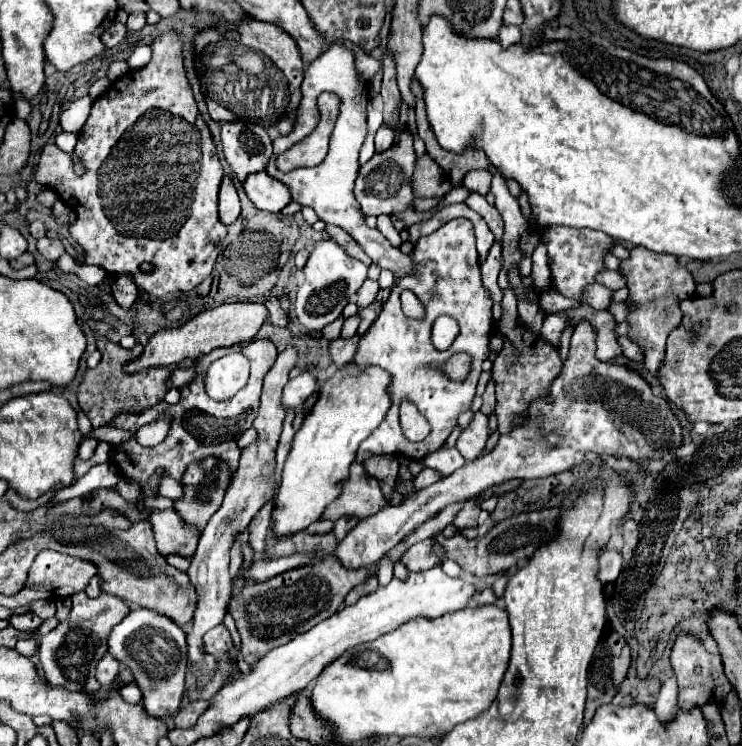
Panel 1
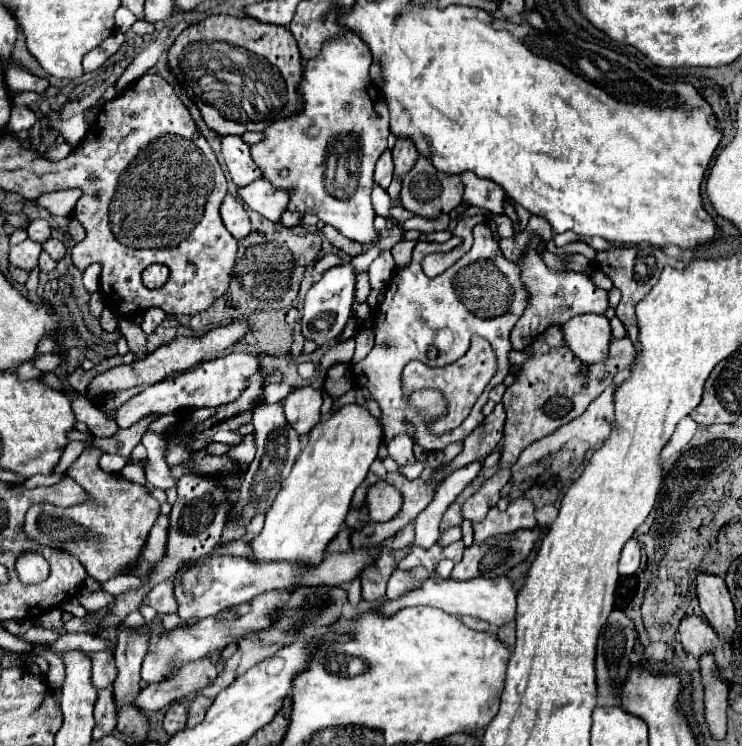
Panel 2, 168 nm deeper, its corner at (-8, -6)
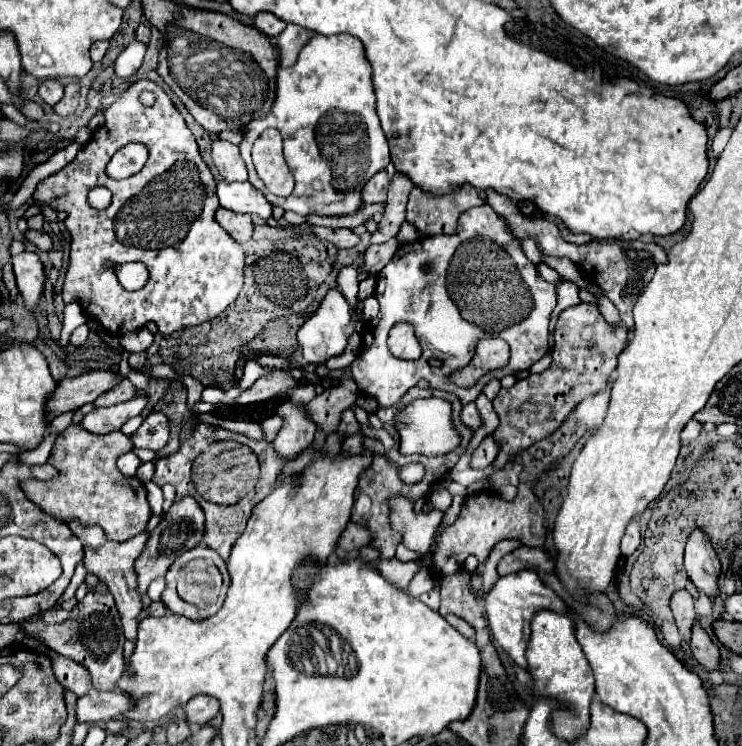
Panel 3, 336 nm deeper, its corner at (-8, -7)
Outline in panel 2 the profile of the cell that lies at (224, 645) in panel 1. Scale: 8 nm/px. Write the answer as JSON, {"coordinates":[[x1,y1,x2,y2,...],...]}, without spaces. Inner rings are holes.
{"coordinates":[[199,659,183,665,171,679,145,685,133,705,141,711,161,711,173,701,181,701,191,691,207,687,217,677,217,667,209,659]]}

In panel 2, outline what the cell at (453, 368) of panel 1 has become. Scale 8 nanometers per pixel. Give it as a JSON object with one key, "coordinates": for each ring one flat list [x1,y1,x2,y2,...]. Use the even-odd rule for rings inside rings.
{"coordinates":[[473,337,471,349,459,361,455,361,451,365,433,369,433,367,427,367,423,363,417,363,417,361,409,363,403,371,403,389,407,393,417,391,417,389,425,389,425,387,435,387,435,389,443,391,443,395,447,397,447,403,449,403,449,413,447,413,447,417,433,423,433,431,435,433,445,433,445,431,453,429,455,425,459,425,469,415,473,403,483,393,483,389,487,387,489,379,495,373,497,373,497,357,493,353,493,347,483,337]]}

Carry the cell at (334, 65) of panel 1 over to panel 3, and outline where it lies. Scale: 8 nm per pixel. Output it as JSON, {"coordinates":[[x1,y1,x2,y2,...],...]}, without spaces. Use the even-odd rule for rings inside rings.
{"coordinates":[[313,34,311,42,301,50,299,60,291,68,281,68,277,72,277,98,263,120,251,120,243,130,245,138,239,144,241,156,247,164,249,170,249,182,265,194,265,198,273,206,281,206,283,210,291,210,301,216,309,214,319,214,319,216,345,216,345,214,355,214,363,208,363,186,365,182,375,176,379,170,385,170,391,152,389,152,389,142,381,130,377,112,375,112,375,94,373,94,373,84,371,84,371,66,365,58,365,50,359,38,353,38,349,34,339,34,339,36,321,36],[267,128,277,128,283,136,283,154,285,162,295,176,295,190,287,198,279,198,271,194,263,180,255,176,255,168,251,164,251,146,255,142,255,136,259,136]]}

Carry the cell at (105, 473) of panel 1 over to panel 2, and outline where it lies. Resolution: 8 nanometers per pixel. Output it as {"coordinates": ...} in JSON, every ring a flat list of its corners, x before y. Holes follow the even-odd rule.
{"coordinates":[[129,463,125,469,119,471,119,475,121,475,121,477,125,475,125,479,129,479,129,481,133,481,133,483,145,485,145,473,143,473,143,467,137,465,137,463]]}

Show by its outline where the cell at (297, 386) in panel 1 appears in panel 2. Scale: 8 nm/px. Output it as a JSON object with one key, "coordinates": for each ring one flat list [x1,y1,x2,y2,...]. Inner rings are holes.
{"coordinates":[[309,385,307,387,301,387,293,393,287,395,285,399,285,419,287,423,299,433,299,435,305,435,309,433,321,419,321,391,319,389,311,389]]}

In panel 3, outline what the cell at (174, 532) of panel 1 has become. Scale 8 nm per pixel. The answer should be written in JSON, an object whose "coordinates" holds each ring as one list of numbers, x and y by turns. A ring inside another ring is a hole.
{"coordinates":[[71,522,69,528,73,530,73,534,83,542,83,550,85,550,85,570,89,574,95,574,99,578,99,582,103,582,109,592,115,596,115,602,117,602,117,608,119,608,119,616,123,620,123,632,125,632,125,638,135,642,137,640,137,616,141,612,141,596,135,592,135,582,137,582,137,576,135,576,135,560,141,556,147,540,149,540,149,532,141,532,137,534,135,538,129,538,125,542,107,542,105,540,105,534,101,528,97,526,91,526,91,528,83,528,81,524,77,522]]}

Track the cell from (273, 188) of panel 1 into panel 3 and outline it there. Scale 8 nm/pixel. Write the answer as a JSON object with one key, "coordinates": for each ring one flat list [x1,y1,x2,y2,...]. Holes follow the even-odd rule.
{"coordinates":[[219,182,217,184,219,204,233,212,245,212,269,220,273,216,273,206,267,198,251,186,251,182]]}

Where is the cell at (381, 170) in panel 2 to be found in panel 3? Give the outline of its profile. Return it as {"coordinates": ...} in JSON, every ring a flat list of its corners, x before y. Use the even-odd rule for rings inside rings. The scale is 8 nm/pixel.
{"coordinates":[[387,170,377,172,363,188,363,200,365,204,373,202,385,202,387,200,387,186,389,186,389,174]]}

